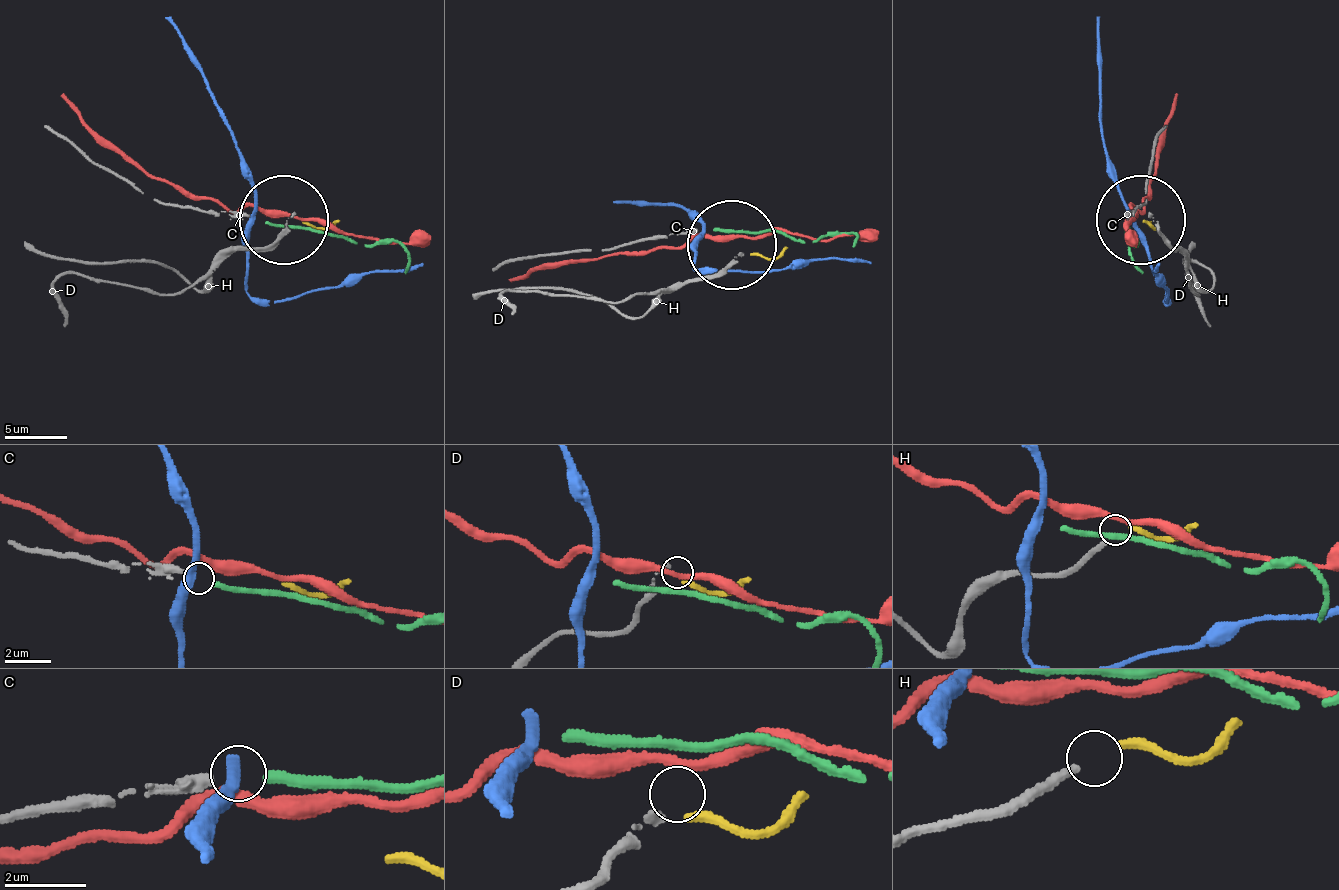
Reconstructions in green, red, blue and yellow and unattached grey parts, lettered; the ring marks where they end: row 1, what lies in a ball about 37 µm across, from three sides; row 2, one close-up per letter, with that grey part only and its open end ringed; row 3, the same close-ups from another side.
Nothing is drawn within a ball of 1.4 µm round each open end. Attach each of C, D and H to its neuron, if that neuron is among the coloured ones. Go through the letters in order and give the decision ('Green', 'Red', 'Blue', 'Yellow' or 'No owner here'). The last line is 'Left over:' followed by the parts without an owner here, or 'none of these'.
C: Green
D: No owner here
H: Yellow
Left over: D

